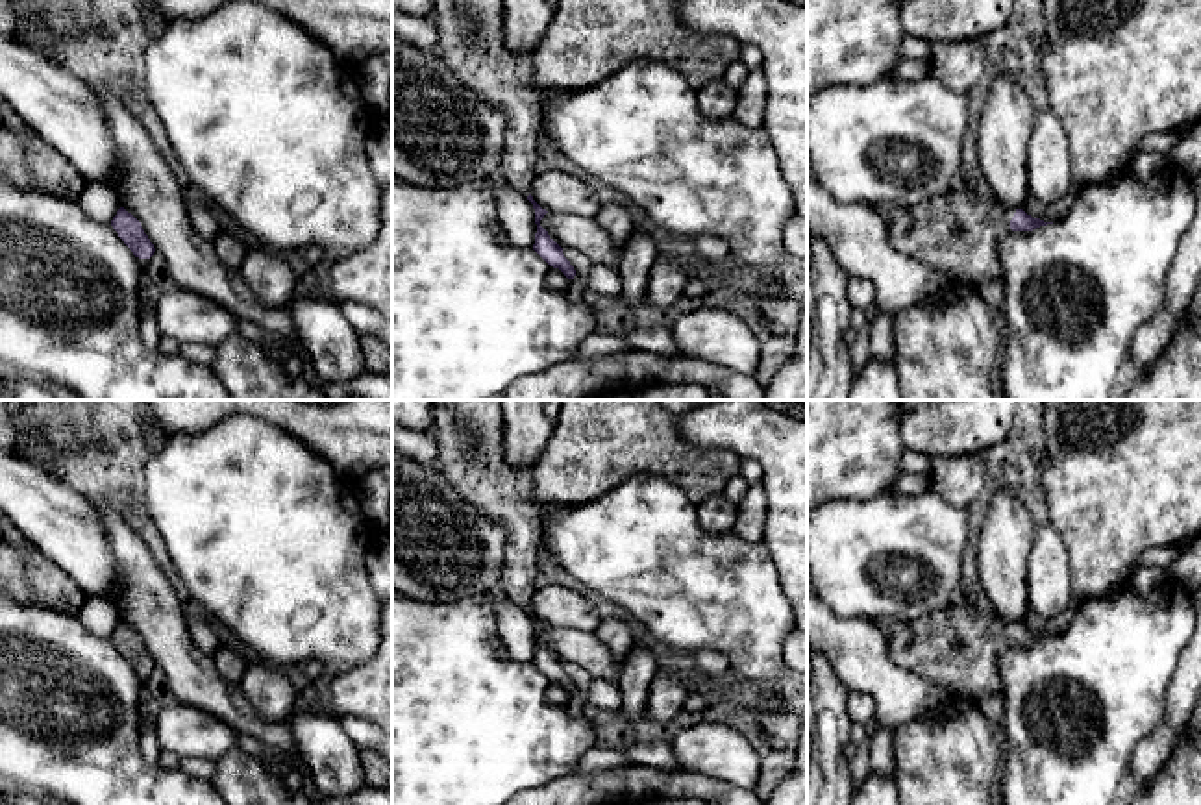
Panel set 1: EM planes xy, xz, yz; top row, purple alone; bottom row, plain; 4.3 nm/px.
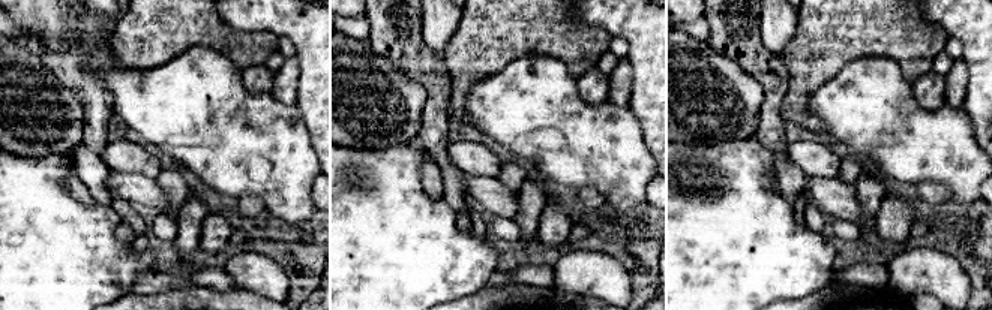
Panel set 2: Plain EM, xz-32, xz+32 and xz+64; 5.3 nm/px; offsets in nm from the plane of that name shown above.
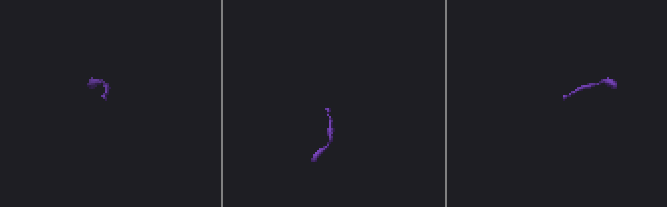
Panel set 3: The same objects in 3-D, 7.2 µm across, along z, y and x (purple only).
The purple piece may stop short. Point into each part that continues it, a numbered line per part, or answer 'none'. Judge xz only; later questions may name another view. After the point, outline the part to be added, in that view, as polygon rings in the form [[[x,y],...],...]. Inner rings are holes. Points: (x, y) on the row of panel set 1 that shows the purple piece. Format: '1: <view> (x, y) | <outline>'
none

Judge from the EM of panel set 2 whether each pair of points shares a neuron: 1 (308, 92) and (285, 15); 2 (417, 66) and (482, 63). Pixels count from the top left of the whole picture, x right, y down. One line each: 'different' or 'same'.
1: same
2: different

